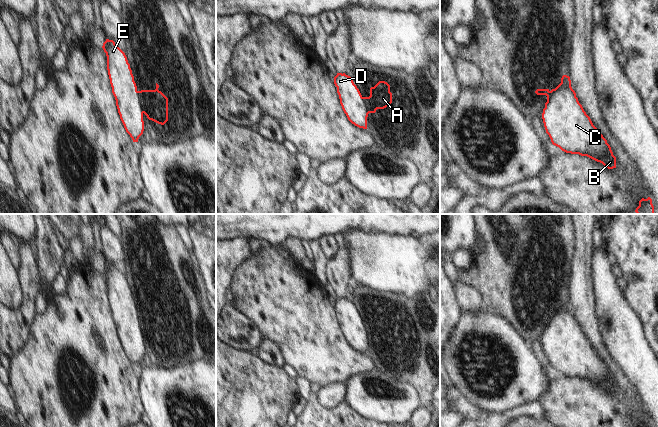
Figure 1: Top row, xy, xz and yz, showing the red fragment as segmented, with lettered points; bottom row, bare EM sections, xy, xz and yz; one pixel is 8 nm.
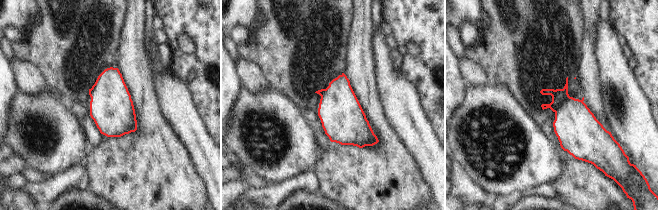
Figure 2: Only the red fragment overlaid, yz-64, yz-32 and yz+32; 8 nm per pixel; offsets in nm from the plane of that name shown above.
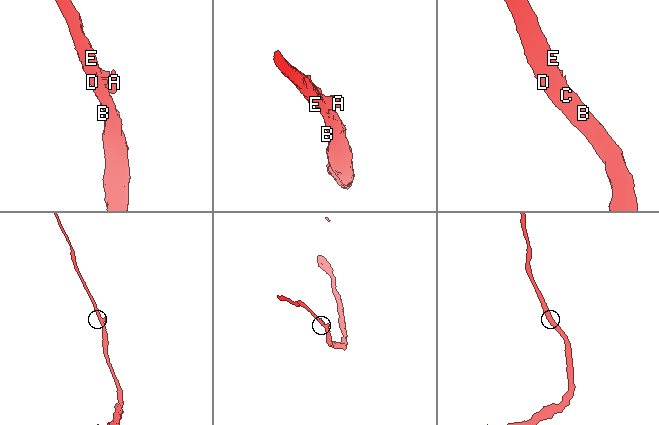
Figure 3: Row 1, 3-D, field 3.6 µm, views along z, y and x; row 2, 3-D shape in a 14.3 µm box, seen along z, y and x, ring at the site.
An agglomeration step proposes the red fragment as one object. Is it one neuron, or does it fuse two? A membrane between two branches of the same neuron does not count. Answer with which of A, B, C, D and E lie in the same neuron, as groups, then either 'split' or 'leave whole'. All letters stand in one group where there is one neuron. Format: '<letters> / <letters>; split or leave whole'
A B C D E; leave whole

